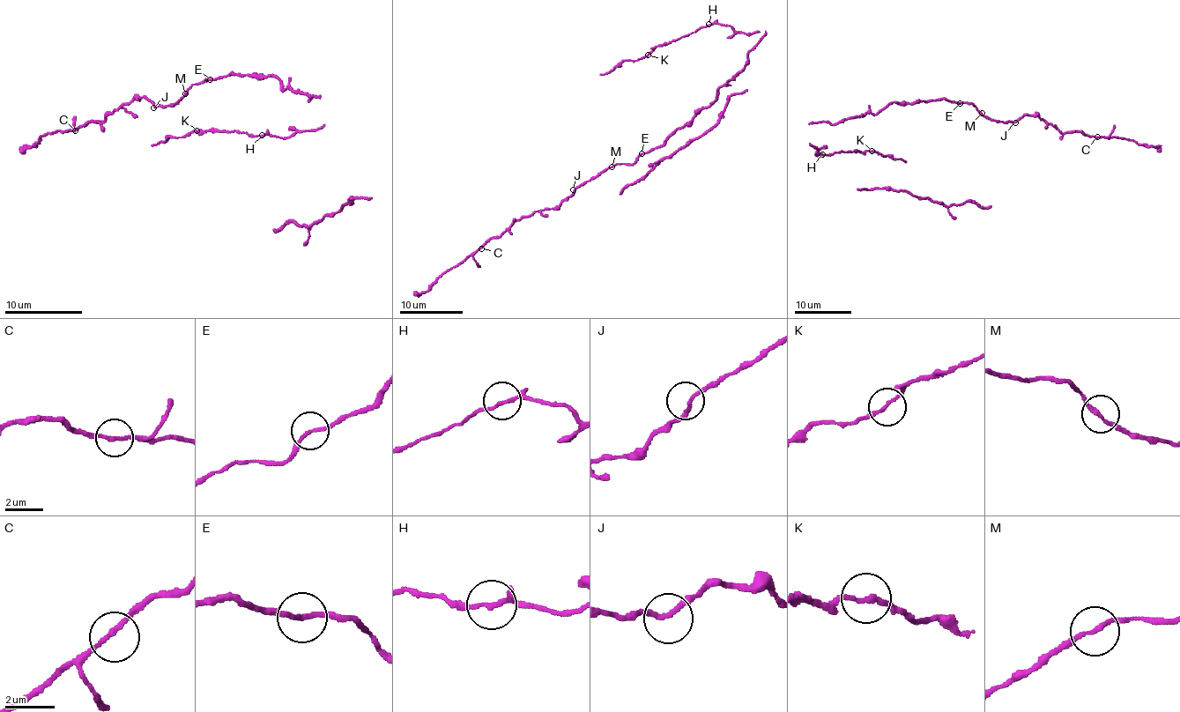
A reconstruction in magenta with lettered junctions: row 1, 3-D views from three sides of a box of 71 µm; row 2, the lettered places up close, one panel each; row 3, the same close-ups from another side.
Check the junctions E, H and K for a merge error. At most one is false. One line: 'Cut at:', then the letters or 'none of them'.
Cut at: E

